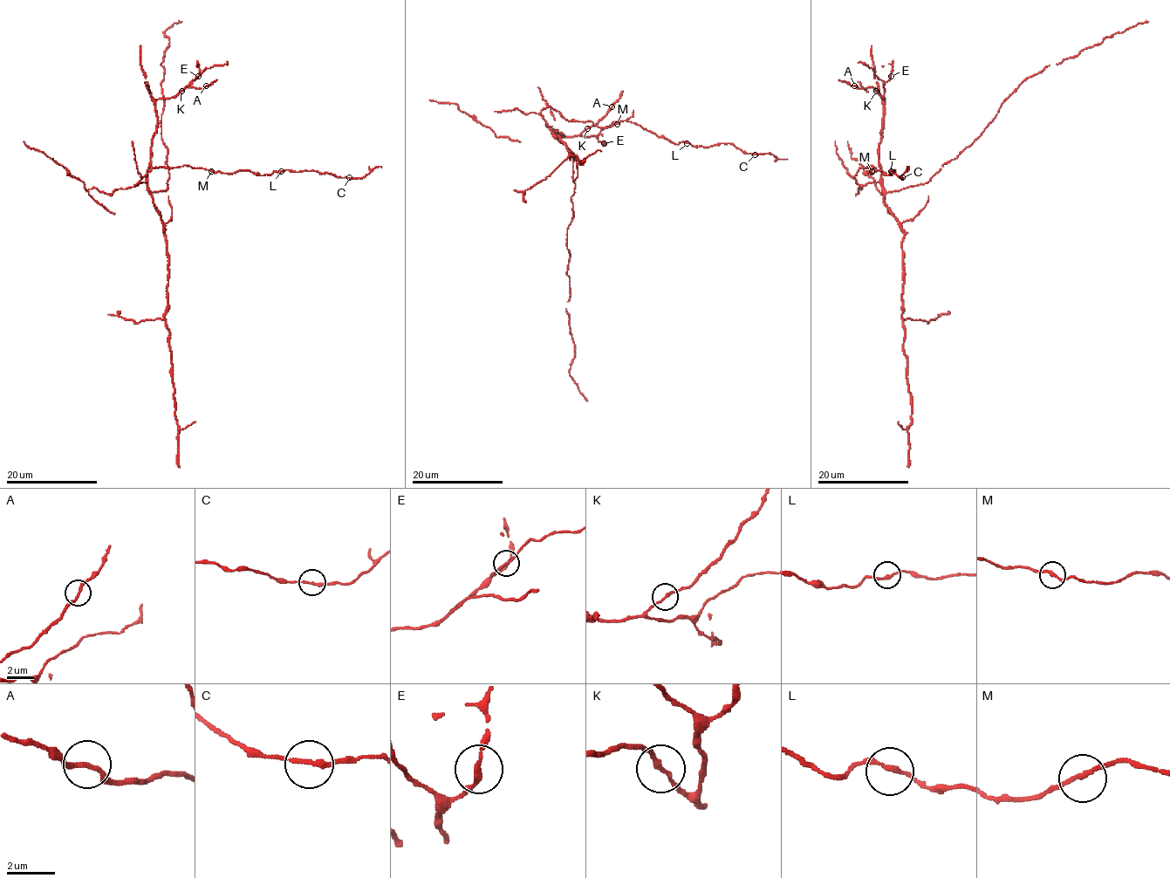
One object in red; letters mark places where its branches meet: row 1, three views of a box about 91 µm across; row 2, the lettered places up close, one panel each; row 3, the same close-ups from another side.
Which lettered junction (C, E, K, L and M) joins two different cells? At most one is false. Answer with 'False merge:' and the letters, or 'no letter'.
False merge: no letter

